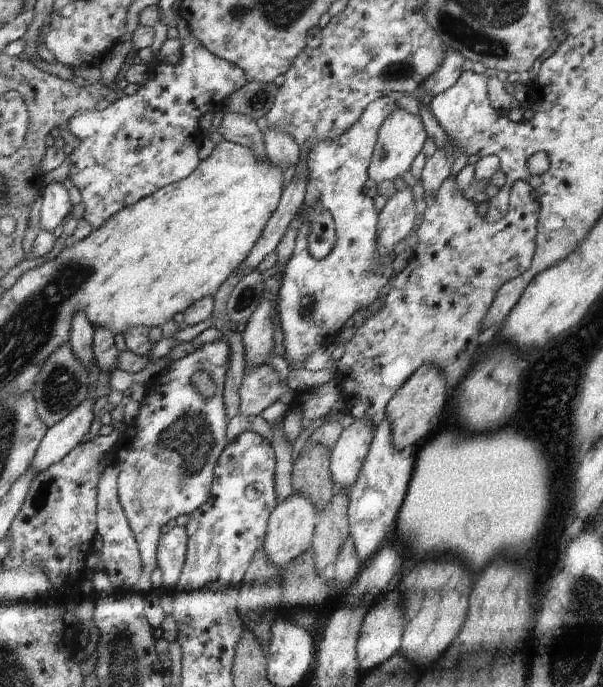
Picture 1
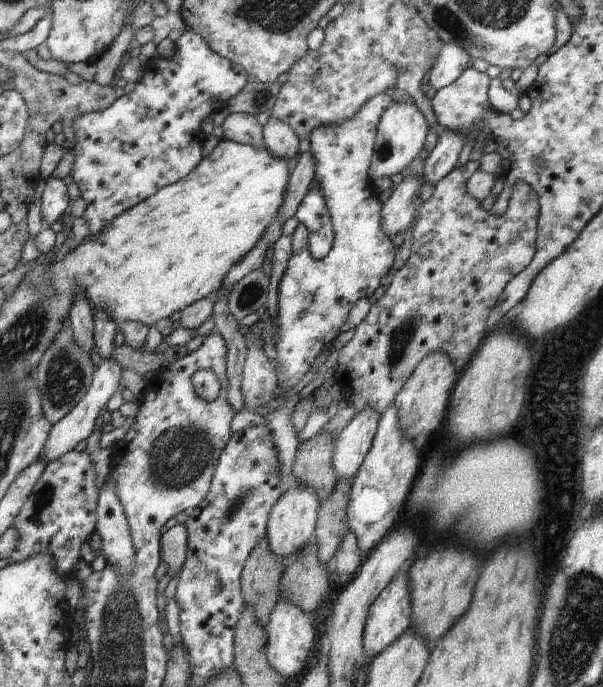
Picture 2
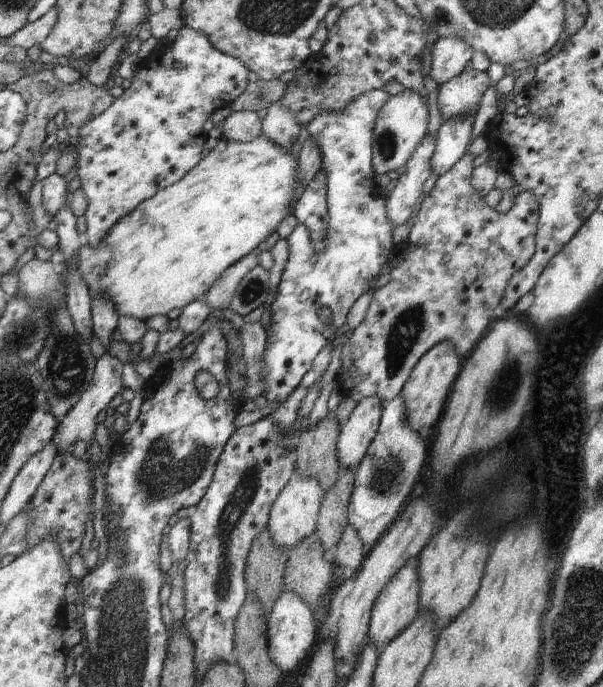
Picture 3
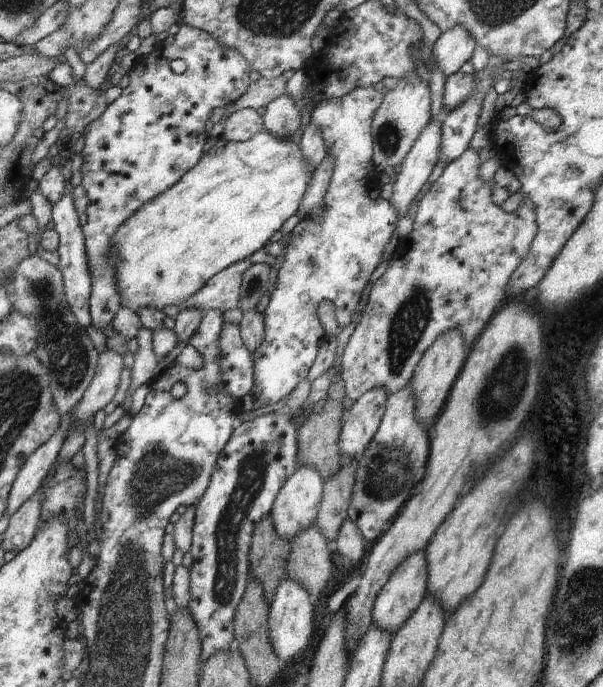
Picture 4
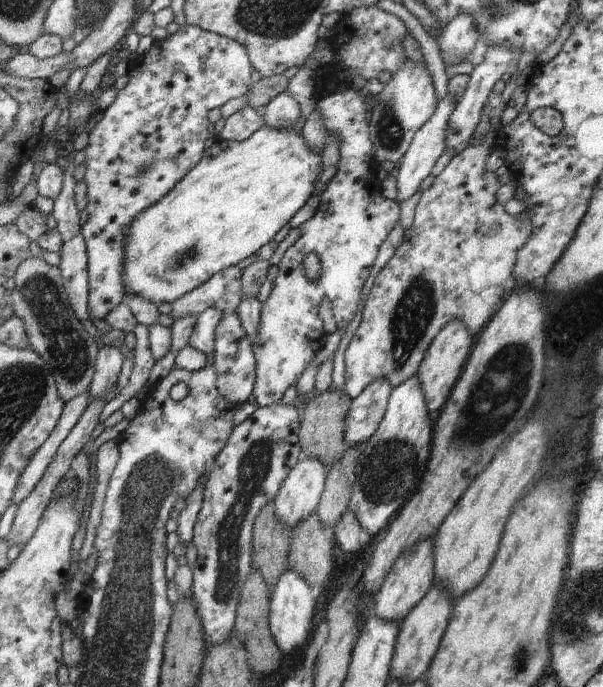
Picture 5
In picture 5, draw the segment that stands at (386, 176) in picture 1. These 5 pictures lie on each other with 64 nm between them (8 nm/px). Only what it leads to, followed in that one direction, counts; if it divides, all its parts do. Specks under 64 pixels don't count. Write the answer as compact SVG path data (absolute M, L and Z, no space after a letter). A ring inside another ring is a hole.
M407 60L405 65L398 71L398 74L391 76L389 83L384 84L385 87L381 93L375 98L375 105L371 108L372 117L369 121L370 140L373 144L374 160L381 167L386 160L388 162L398 163L409 149L413 136L422 128L422 125L434 114L437 107L437 98L435 95L434 85L431 74L427 71L425 64L422 66L416 61Z

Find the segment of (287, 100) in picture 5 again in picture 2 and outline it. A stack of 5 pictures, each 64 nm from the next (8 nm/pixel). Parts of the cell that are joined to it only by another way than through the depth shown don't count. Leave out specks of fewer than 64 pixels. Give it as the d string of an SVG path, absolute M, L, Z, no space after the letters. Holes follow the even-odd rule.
M272 116L263 128L265 149L275 157L285 161L299 153L299 138L285 122Z

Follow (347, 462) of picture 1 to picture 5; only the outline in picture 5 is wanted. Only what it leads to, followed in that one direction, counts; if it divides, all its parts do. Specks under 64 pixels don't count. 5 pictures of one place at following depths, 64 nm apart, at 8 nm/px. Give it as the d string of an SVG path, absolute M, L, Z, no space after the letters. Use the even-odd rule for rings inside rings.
M376 379L371 382L361 395L351 400L351 405L345 420L344 438L348 448L358 448L372 436L374 436L377 428L380 426L382 418L384 418L390 393L393 386L387 379Z

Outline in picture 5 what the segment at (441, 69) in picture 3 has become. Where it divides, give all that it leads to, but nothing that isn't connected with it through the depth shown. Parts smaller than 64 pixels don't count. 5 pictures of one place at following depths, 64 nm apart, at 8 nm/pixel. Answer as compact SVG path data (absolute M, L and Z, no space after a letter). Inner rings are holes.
M467 14L458 15L436 38L445 67L456 66L470 58L474 44L479 39L473 20Z

